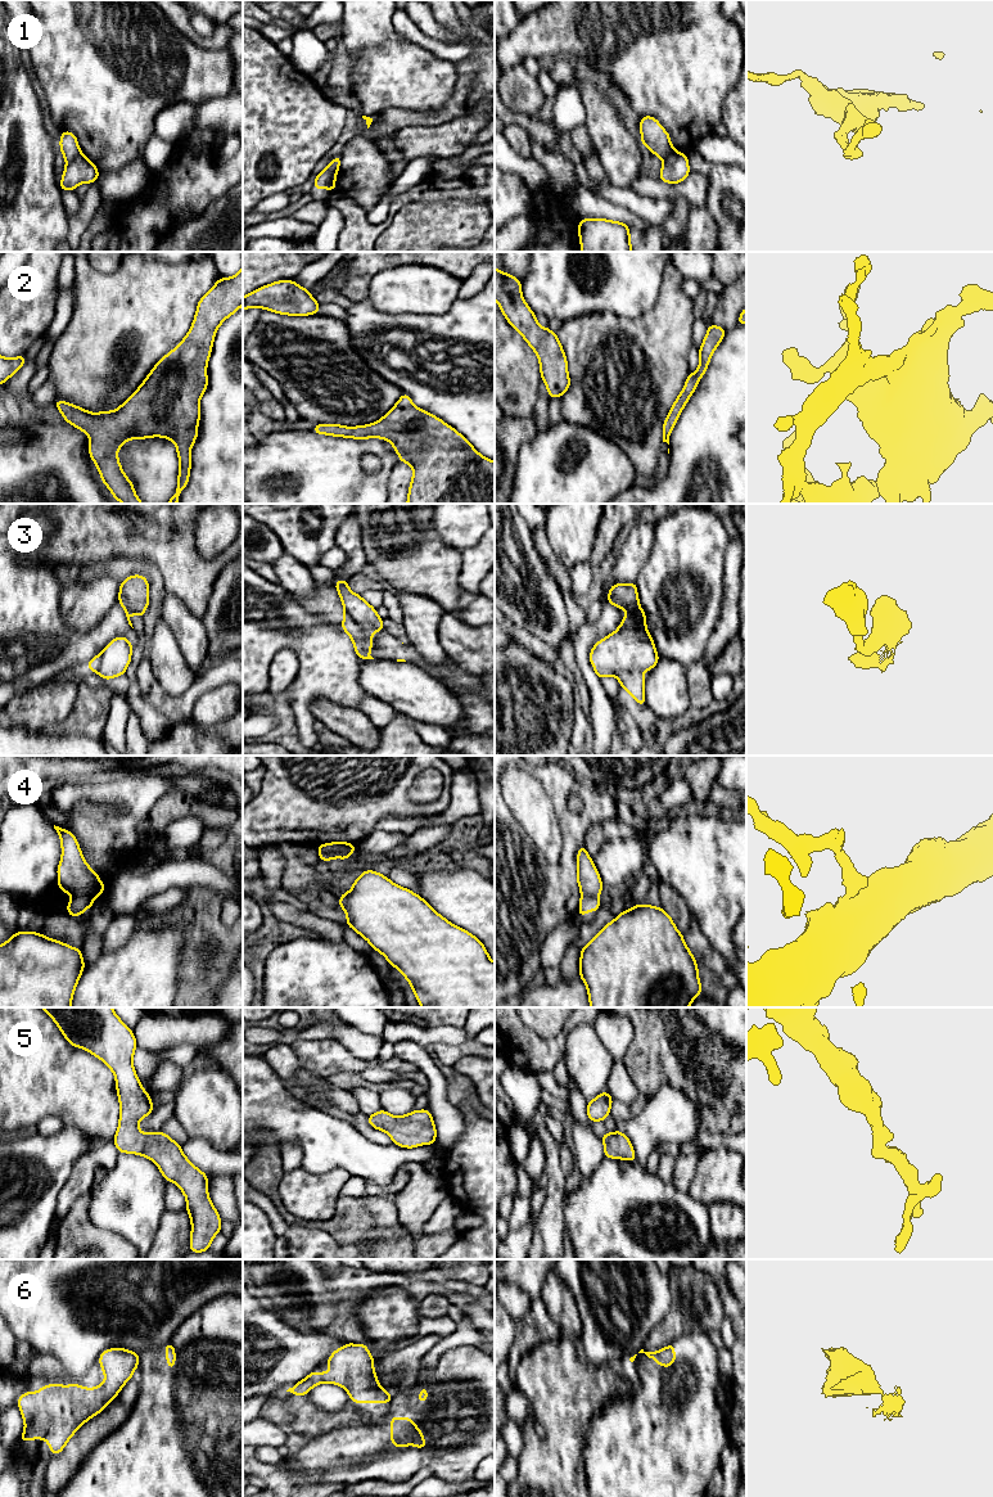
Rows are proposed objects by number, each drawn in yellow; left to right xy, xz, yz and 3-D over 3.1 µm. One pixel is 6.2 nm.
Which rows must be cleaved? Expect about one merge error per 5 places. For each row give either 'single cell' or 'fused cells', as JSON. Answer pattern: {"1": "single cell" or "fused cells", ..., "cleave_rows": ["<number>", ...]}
{"1": "fused cells", "2": "single cell", "3": "single cell", "4": "fused cells", "5": "single cell", "6": "fused cells", "cleave_rows": ["1", "4", "6"]}

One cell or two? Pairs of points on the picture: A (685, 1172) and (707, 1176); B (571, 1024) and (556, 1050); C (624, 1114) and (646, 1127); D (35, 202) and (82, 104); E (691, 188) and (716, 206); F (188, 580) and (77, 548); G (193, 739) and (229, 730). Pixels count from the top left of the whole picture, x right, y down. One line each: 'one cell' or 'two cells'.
A: two cells
B: one cell
C: two cells
D: two cells
E: two cells
F: one cell
G: one cell

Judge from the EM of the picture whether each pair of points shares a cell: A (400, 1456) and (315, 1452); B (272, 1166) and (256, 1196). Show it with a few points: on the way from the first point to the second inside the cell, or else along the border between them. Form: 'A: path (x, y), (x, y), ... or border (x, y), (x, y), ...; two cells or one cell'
A: path (379, 1447), (352, 1447), (346, 1452), (335, 1452); one cell
B: border (256, 1189), (265, 1193), (278, 1207); two cells

